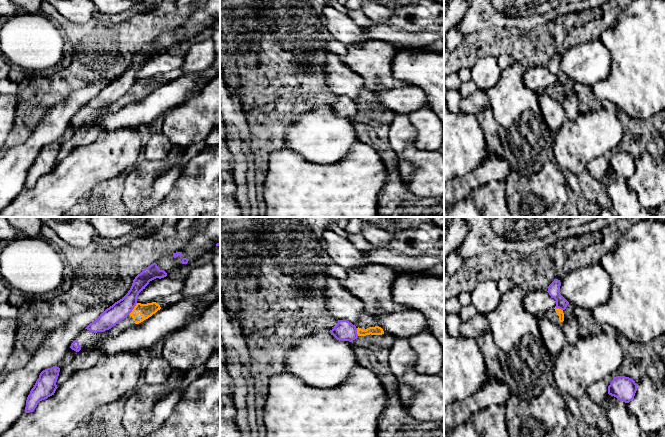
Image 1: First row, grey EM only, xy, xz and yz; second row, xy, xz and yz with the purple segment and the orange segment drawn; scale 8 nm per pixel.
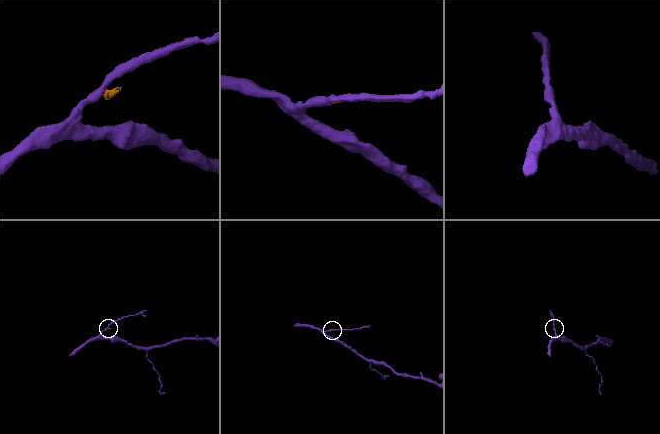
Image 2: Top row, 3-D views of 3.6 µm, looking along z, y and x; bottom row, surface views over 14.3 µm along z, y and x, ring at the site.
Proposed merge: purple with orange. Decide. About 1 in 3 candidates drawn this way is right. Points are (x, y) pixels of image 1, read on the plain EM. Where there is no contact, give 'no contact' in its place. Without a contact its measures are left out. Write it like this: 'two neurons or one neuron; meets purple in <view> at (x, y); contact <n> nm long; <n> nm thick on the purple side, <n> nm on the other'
two neurons; meets purple in xy at (133, 84); contact 120 nm long; 150 nm thick on the purple side, 110 nm on the other

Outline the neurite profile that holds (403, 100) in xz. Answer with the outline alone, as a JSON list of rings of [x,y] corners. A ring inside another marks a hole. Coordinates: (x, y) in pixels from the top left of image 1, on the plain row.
[[[405,85],[377,92],[378,102],[390,114],[408,114],[426,106],[427,94],[419,87]]]

